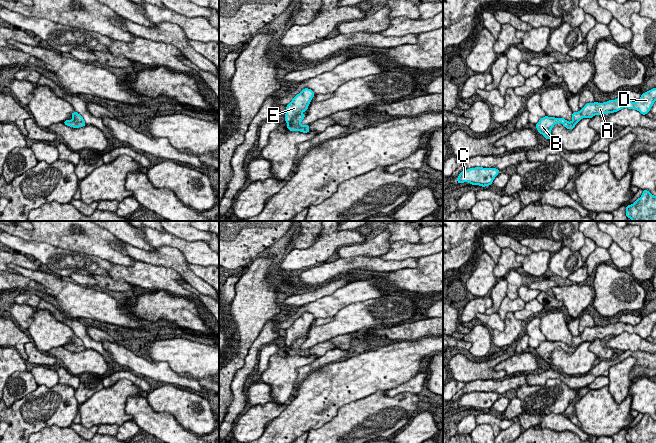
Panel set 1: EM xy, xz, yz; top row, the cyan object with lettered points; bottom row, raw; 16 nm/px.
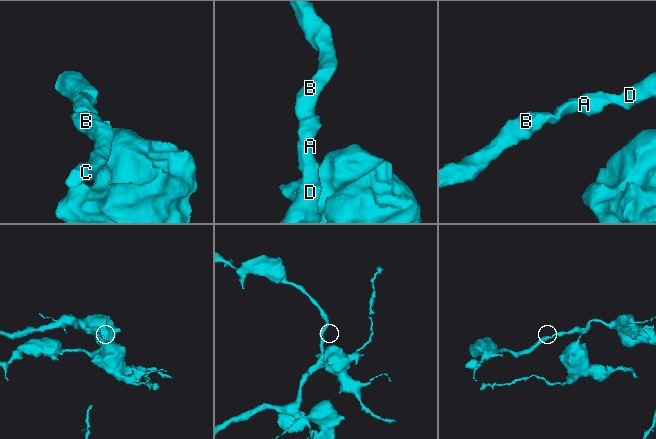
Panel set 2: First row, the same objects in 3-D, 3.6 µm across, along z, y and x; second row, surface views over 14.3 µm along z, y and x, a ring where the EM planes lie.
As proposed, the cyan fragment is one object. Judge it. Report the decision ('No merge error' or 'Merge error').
No merge error

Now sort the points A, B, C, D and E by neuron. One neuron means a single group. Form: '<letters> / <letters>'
A B C D E

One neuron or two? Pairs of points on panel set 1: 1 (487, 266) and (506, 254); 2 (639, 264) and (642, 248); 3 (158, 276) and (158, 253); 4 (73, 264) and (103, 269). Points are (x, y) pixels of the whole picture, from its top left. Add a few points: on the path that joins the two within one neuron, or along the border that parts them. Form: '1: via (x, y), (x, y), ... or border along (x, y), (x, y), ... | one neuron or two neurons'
1: border along (495, 264), (494, 276), (497, 279) | two neurons
2: via (642, 260), (642, 252) | one neuron
3: border along (135, 259), (163, 265), (180, 274) | two neurons
4: via (80, 264), (96, 266) | one neuron

